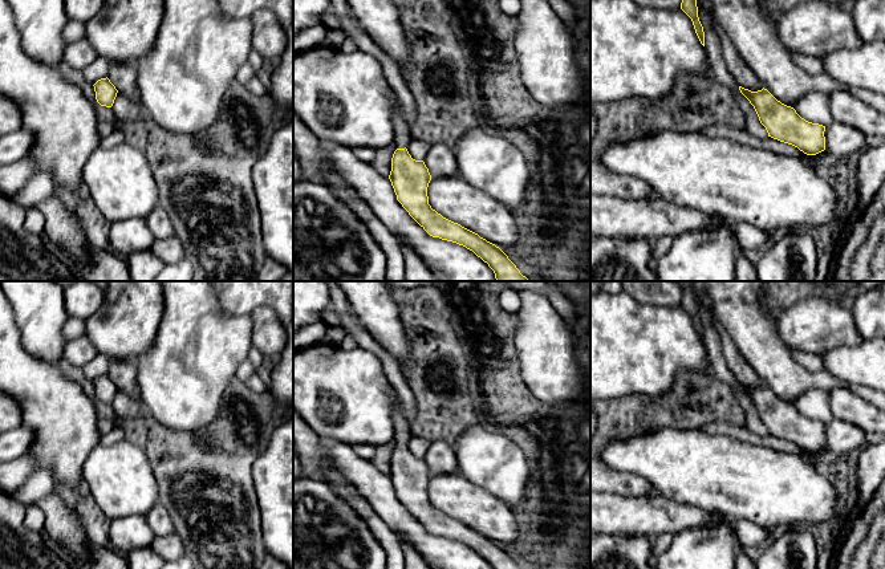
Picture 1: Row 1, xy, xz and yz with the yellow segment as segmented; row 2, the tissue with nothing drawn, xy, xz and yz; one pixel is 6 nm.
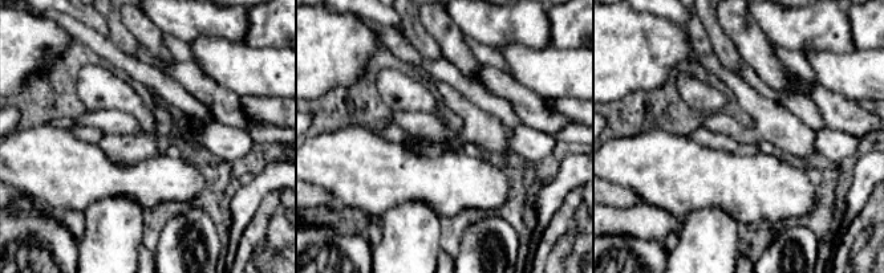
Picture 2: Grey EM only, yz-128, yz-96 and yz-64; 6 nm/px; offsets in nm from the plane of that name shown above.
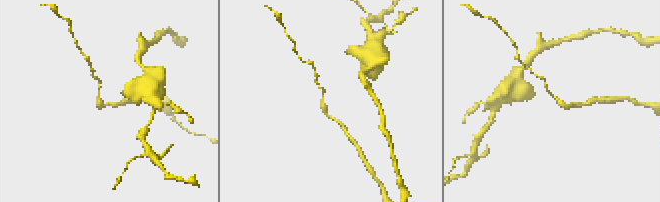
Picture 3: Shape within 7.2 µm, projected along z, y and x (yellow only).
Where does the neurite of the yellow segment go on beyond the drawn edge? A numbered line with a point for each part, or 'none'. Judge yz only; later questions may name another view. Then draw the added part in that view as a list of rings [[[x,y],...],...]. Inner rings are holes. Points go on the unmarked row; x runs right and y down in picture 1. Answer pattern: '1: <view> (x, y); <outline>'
none

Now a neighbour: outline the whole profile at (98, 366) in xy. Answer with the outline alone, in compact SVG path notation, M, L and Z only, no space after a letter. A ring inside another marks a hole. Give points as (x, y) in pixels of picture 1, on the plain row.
M98 353L82 369L84 369L85 379L94 382L98 377L107 374L107 371L109 371L109 358L106 355Z

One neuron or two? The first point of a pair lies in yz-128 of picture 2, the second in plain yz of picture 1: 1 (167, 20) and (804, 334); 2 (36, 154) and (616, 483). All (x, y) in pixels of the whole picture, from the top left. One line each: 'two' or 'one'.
1: one
2: two

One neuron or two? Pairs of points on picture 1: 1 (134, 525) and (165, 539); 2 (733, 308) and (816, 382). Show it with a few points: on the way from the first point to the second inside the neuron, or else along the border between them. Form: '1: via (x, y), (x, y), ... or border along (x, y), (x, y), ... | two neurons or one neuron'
1: via (142, 533), (147, 539), (157, 539) | one neuron
2: via (754, 330), (755, 336), (794, 374) | one neuron

